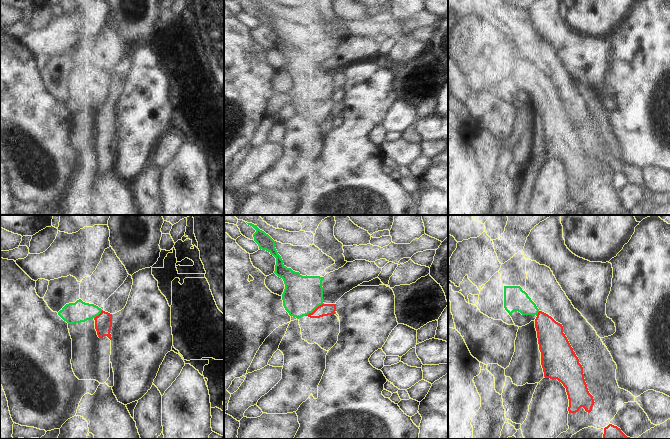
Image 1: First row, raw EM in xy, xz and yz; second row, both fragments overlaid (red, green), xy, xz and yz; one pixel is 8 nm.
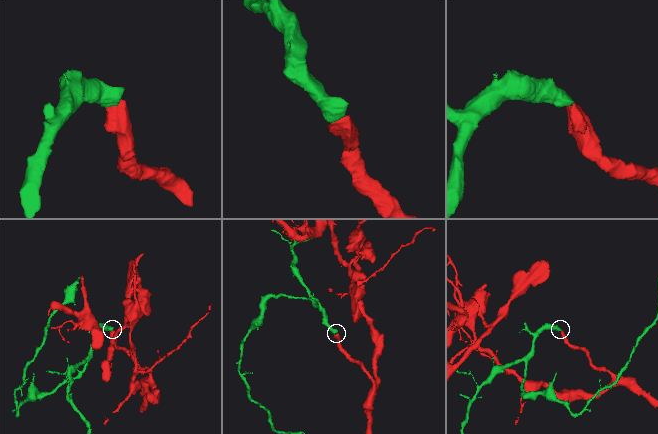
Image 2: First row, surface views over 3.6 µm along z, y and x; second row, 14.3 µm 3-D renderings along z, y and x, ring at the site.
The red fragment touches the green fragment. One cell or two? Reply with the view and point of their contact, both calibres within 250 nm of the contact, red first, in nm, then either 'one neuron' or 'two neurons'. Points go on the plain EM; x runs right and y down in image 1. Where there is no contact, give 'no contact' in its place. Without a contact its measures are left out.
xz (315, 85) | 100/300 nm | one neuron

